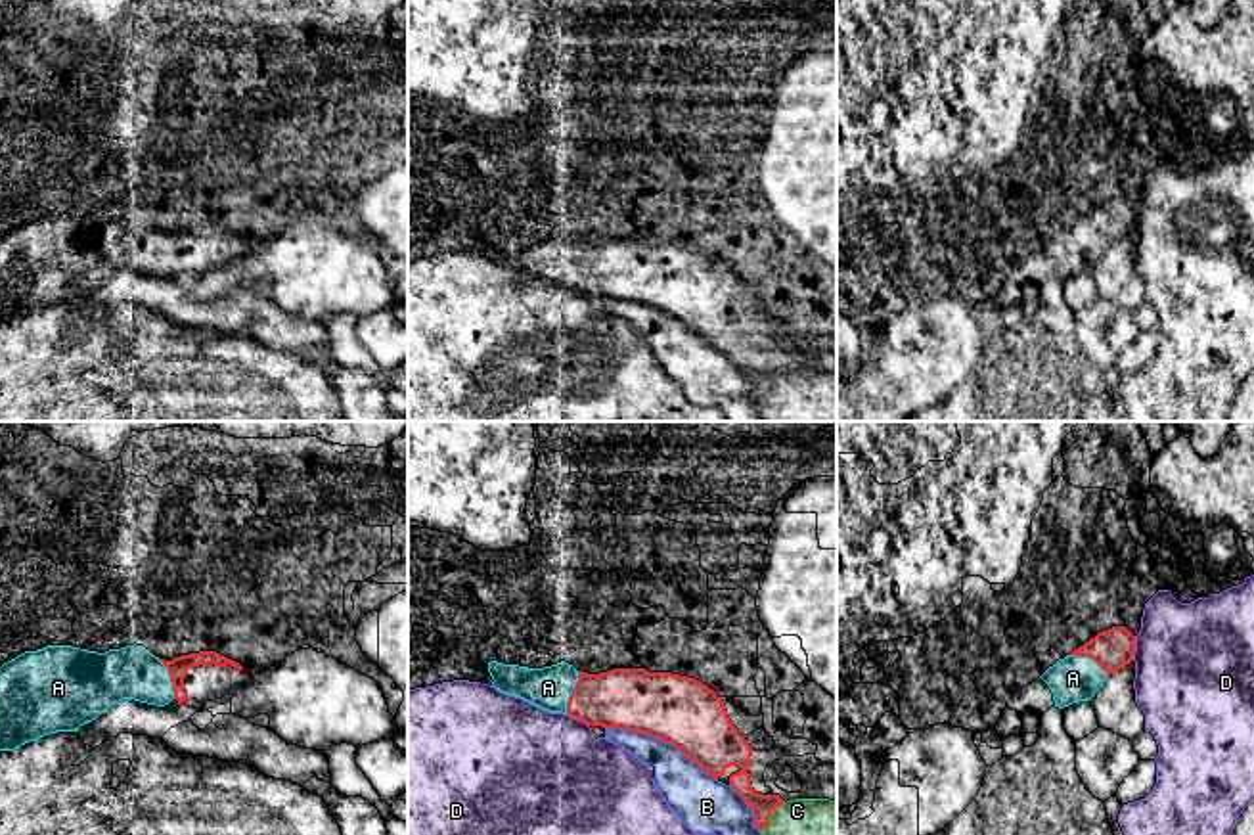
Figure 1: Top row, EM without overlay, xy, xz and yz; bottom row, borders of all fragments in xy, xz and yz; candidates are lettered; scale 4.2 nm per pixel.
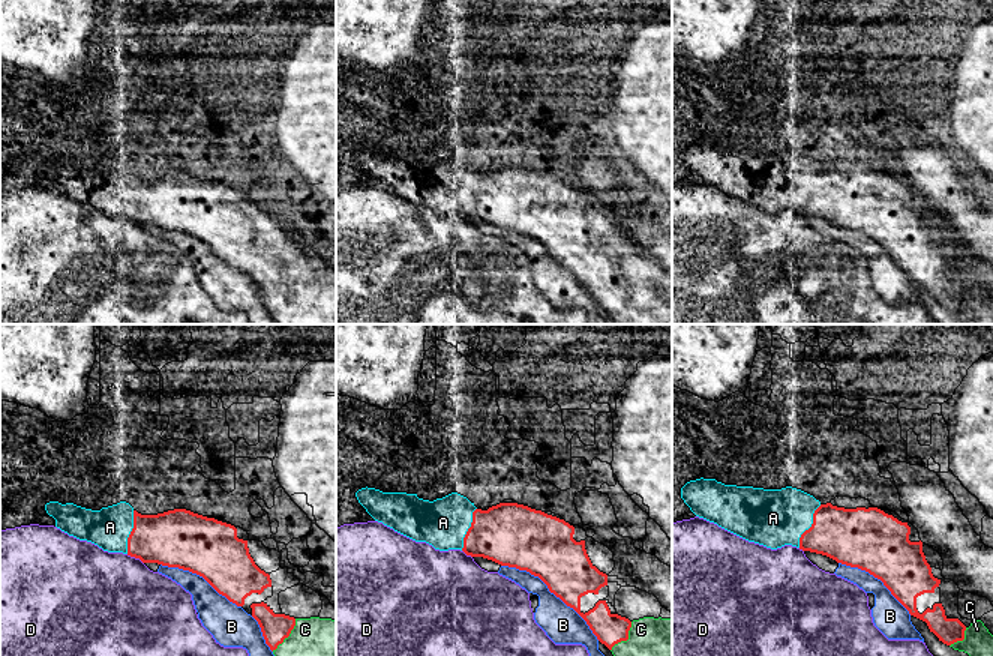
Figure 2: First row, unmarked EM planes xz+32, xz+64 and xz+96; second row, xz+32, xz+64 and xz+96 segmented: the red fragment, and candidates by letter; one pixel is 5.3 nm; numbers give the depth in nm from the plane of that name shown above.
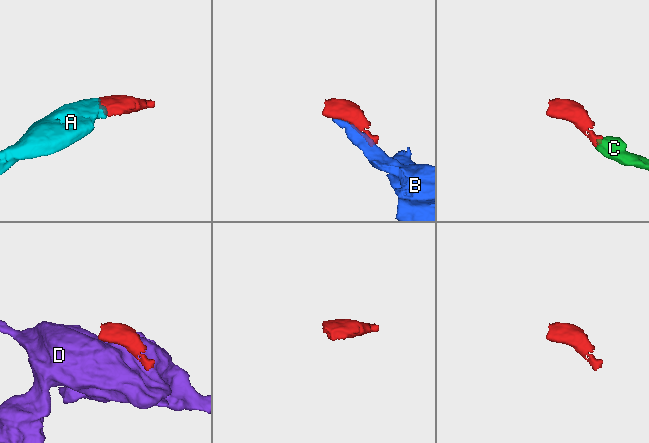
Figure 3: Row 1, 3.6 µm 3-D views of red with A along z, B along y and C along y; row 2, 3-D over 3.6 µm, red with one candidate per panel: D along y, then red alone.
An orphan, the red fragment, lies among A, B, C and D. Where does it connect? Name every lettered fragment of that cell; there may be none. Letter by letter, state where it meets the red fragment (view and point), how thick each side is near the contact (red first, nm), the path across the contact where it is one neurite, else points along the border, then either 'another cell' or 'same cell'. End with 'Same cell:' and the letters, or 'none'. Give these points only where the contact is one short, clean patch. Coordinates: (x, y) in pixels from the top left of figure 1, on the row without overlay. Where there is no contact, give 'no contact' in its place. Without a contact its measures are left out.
A: contact xz (573, 263); calibres 260 and 180 nm; same cell
B: contact xz (661, 311); calibres 300 and 220 nm; another cell
C: contact xz (770, 385); calibres 100 and 440 nm; way xz (762, 376), (770, 385), (816, 420); same cell
D: contact yz (1134, 219); calibres 170 and 480 nm; another cell
Same cell: A, C

